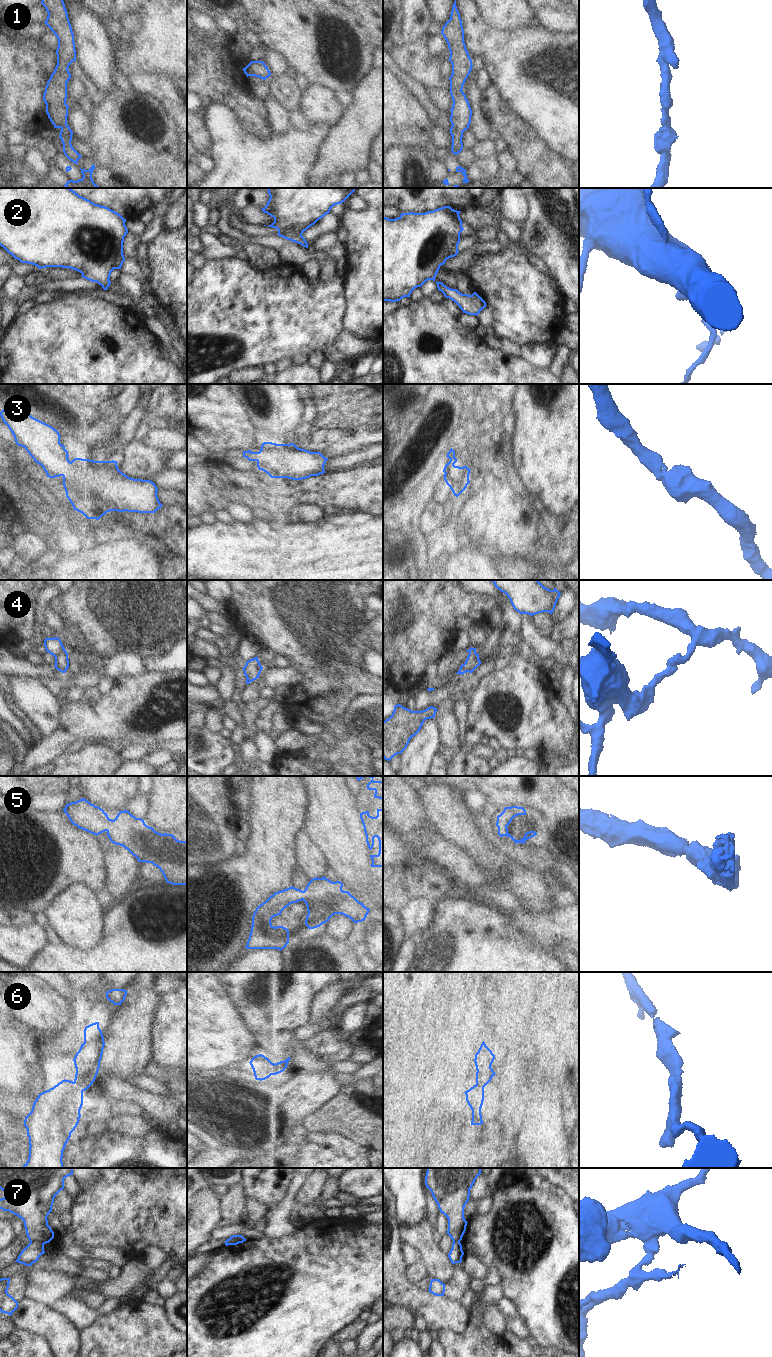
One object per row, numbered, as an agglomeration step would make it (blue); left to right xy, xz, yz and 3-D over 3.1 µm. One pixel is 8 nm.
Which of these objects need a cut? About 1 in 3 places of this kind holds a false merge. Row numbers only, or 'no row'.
4, 7

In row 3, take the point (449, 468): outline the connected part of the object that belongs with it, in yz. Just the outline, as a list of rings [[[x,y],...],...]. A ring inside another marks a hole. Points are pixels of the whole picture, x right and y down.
[[[451,448],[447,453],[447,458],[450,461],[445,465],[443,472],[445,473],[444,480],[452,490],[454,496],[458,497],[470,483],[470,470],[467,466],[459,467],[454,464],[457,462],[455,458],[455,451]]]

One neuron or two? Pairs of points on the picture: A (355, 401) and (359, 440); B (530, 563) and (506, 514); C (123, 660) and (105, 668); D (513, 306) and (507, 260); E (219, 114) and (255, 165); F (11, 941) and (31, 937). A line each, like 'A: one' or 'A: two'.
A: two
B: two
C: one
D: one
E: one
F: one

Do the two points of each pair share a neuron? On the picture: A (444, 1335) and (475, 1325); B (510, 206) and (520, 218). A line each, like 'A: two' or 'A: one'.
A: one
B: one

